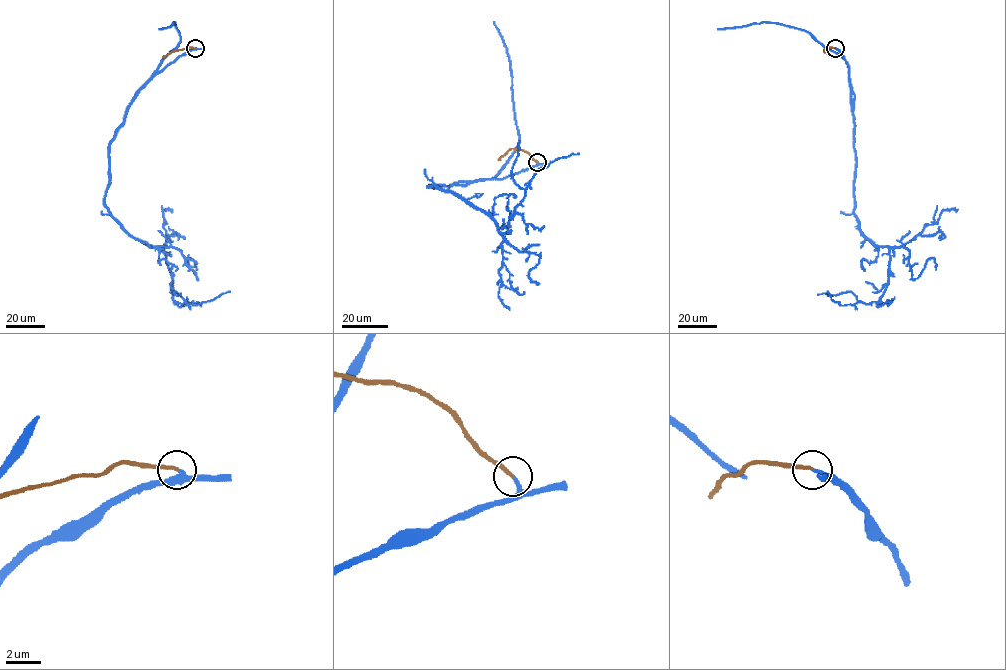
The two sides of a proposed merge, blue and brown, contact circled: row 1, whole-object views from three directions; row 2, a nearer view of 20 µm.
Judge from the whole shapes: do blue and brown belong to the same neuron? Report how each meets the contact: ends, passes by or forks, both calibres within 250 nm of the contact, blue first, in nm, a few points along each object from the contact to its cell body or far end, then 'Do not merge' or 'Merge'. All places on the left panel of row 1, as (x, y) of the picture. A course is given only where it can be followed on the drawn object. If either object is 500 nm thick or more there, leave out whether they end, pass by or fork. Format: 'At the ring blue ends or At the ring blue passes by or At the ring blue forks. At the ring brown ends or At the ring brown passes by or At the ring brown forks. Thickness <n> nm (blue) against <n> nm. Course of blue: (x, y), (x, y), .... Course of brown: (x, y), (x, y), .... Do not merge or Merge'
At the ring blue ends. At the ring brown ends. Thickness 200 nm (blue) against 200 nm. Course of blue: (195, 48), (130, 106), (109, 144), (105, 206), (132, 237), (162, 247), (175, 302), (195, 306), (230, 292). Course of brown: (195, 48), (173, 51), (162, 57). Merge

